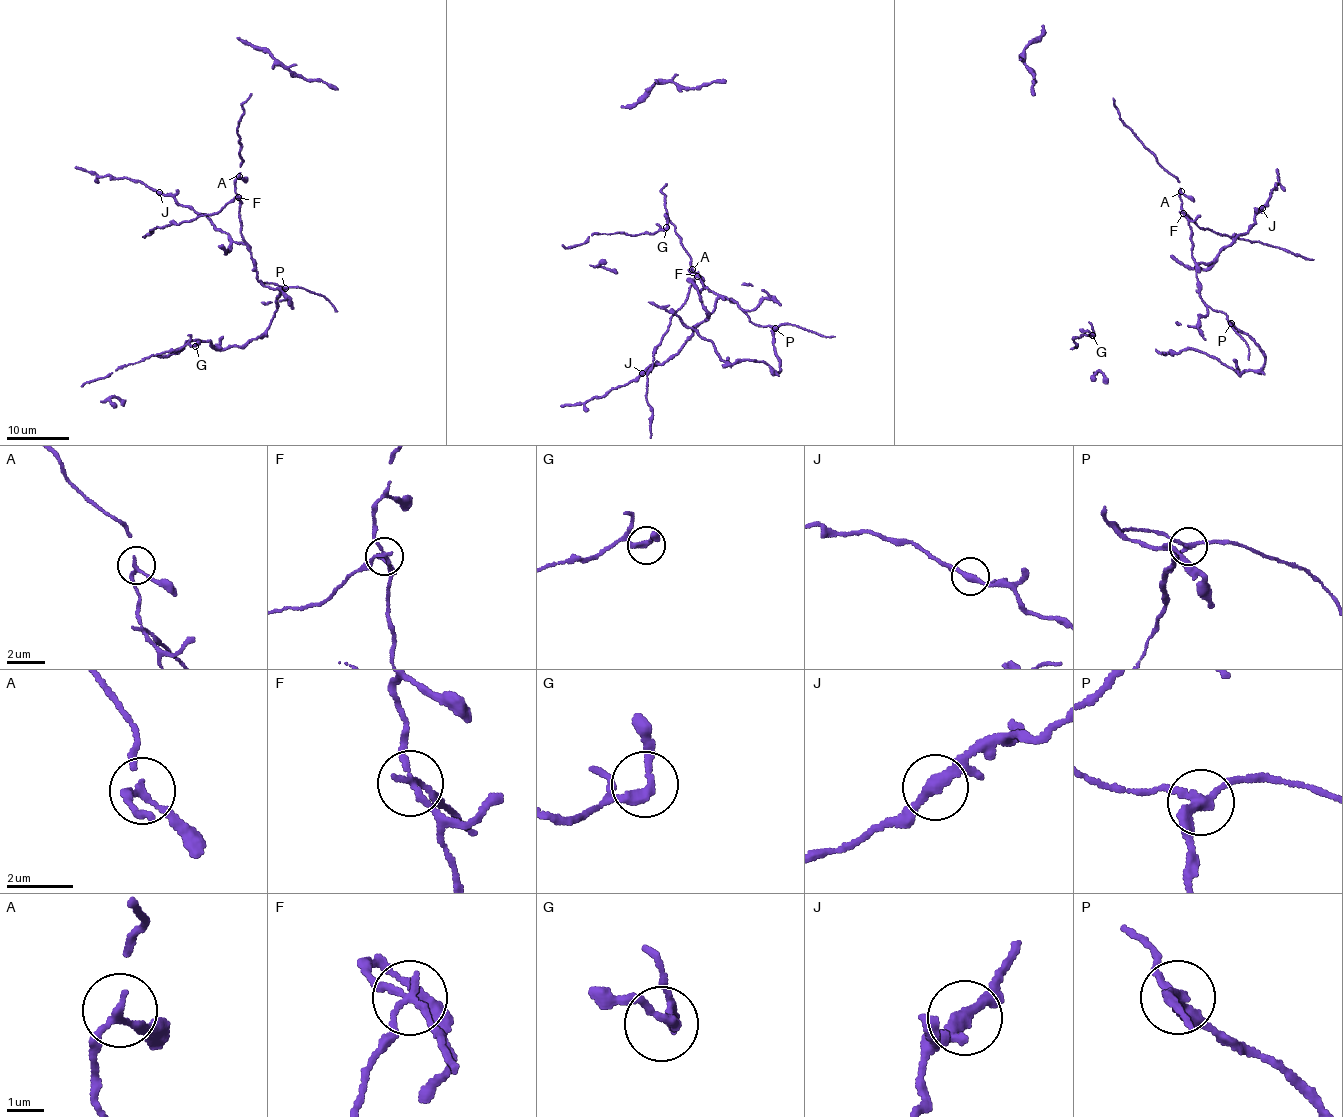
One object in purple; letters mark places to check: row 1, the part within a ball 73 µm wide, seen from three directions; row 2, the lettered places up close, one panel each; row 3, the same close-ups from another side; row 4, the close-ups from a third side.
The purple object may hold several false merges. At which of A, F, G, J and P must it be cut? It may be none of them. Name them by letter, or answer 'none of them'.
F, P

